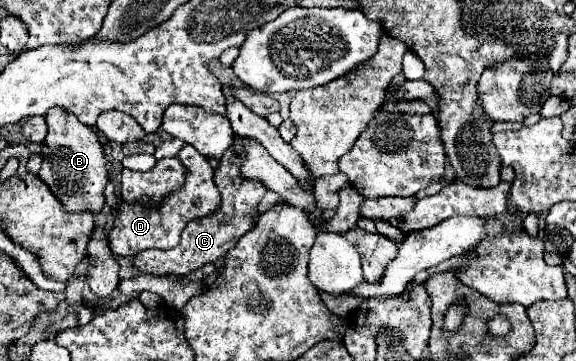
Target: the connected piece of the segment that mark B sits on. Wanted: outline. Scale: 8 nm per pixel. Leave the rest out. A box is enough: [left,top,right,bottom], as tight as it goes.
[38,108,108,212]

